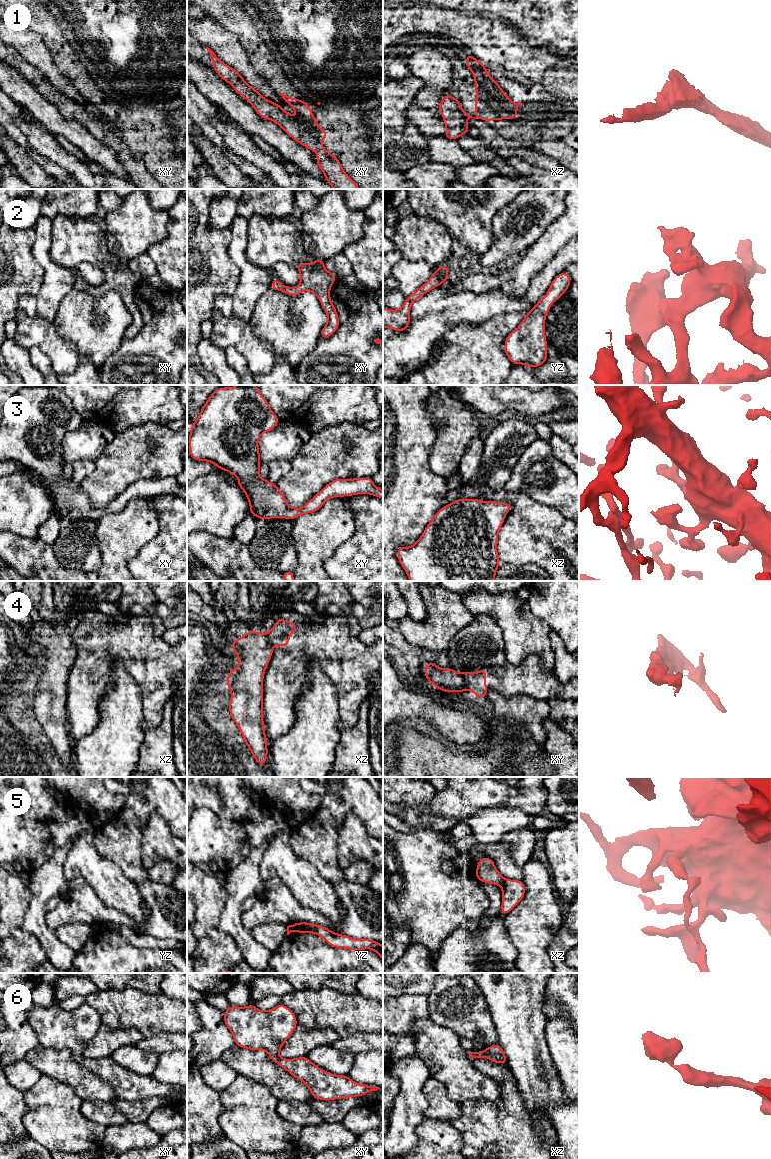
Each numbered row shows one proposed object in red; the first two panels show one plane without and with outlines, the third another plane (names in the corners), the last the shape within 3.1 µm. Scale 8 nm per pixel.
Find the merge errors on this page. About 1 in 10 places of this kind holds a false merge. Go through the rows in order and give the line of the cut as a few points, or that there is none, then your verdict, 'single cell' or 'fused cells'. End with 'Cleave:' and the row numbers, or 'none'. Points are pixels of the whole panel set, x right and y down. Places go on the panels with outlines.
1: no cut; single cell
2: no cut; single cell
3: no cut; single cell
4: cut in xy along (461, 674), (469, 688); fused cells
5: no cut; single cell
6: no cut; single cell
Cleave: 4

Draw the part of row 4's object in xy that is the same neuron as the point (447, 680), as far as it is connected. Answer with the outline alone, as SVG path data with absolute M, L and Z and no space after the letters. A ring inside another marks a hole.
M435 662L425 664L424 674L429 683L443 692L465 692L469 689L467 680L451 667L439 668Z

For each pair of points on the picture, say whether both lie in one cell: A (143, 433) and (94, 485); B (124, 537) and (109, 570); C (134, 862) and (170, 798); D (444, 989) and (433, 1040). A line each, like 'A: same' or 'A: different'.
A: same
B: same
C: same
D: different

